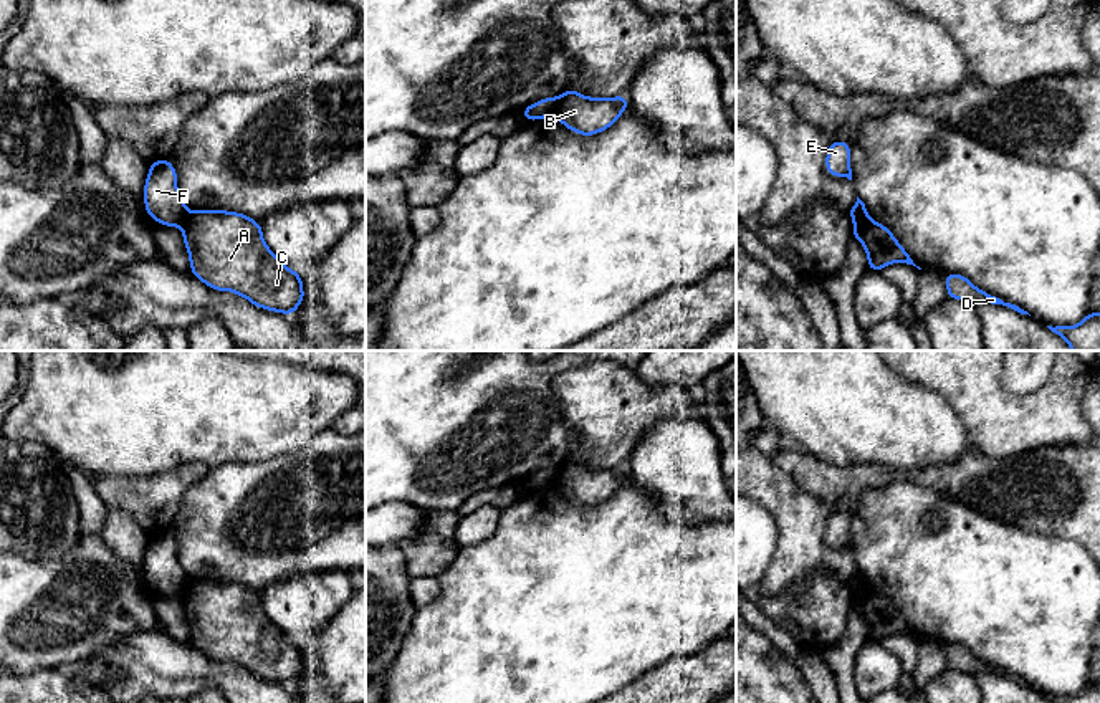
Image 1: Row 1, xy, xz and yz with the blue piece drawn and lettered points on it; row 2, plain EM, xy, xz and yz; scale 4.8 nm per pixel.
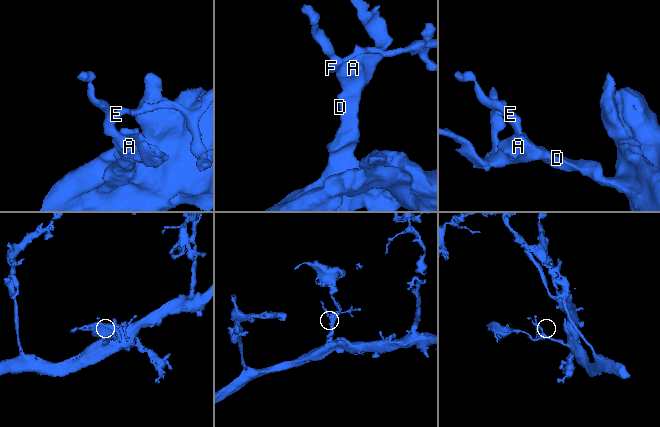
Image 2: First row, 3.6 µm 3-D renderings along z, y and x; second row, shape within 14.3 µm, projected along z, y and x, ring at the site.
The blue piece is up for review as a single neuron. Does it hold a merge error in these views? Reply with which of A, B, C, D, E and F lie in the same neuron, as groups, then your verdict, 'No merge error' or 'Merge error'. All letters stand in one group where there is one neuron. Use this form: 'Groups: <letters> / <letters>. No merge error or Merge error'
Groups: A B C D / E F. Merge error

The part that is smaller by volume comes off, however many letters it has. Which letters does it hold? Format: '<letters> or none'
E, F

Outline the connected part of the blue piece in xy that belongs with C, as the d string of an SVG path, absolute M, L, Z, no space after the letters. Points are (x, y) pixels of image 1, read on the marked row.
M230 210L190 212L182 238L189 253L190 271L217 291L232 291L253 306L291 316L304 301L303 280L288 268L265 243L260 222Z

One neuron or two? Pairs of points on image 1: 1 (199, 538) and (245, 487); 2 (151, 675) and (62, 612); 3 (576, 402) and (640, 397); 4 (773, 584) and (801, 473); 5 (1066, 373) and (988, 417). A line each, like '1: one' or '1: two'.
1: one
2: two
3: one
4: two
5: one

